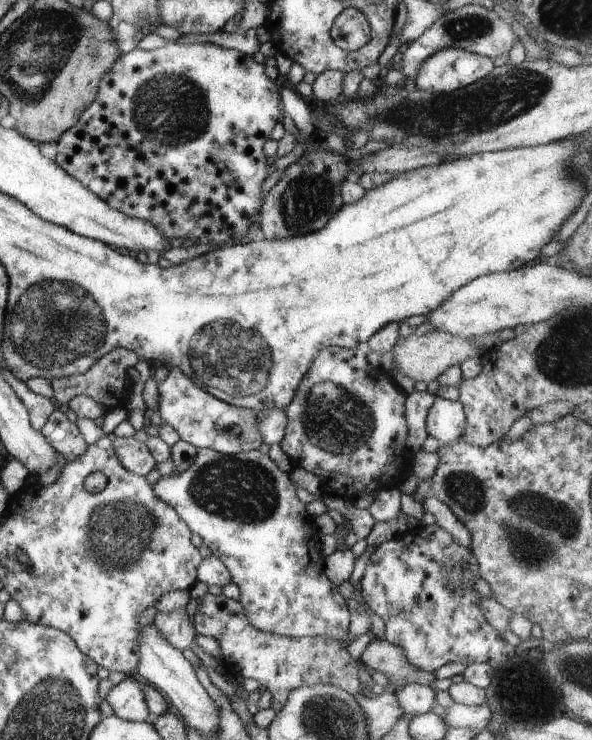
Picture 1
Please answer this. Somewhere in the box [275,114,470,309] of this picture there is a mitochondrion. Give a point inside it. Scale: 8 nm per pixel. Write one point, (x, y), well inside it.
(302, 208)

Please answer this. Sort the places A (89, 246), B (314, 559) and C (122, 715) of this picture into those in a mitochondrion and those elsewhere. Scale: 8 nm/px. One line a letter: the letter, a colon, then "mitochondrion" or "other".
A: other
B: other
C: other

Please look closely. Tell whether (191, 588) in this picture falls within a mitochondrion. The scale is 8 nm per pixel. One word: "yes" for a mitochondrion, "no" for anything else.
no

